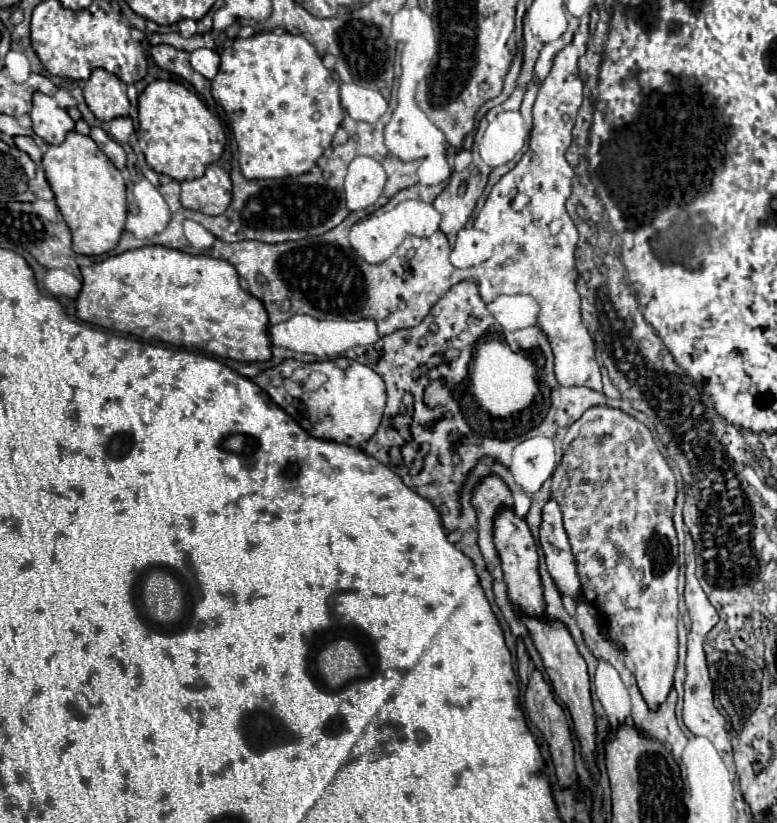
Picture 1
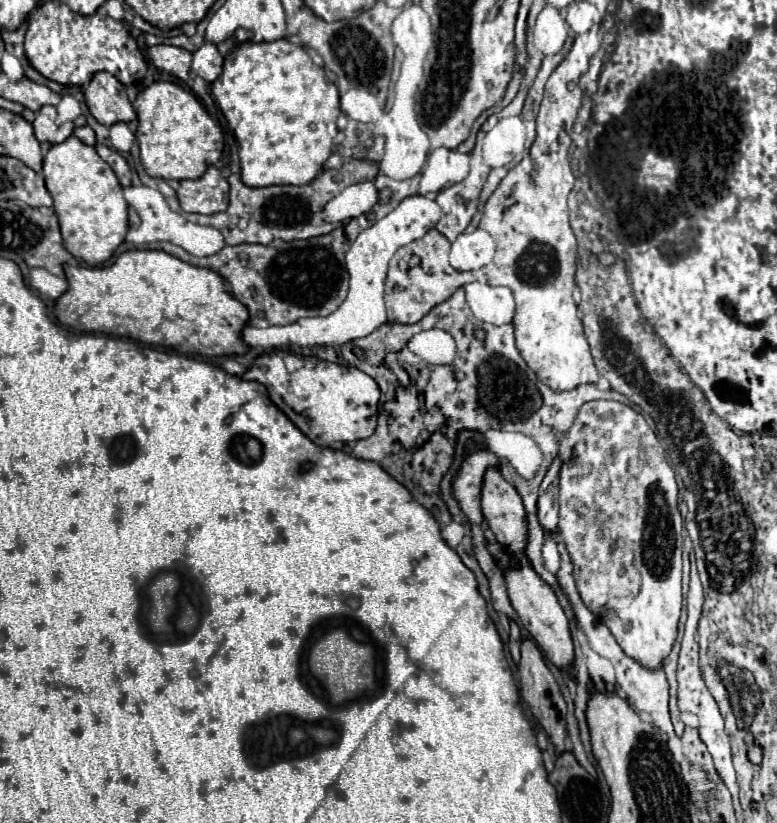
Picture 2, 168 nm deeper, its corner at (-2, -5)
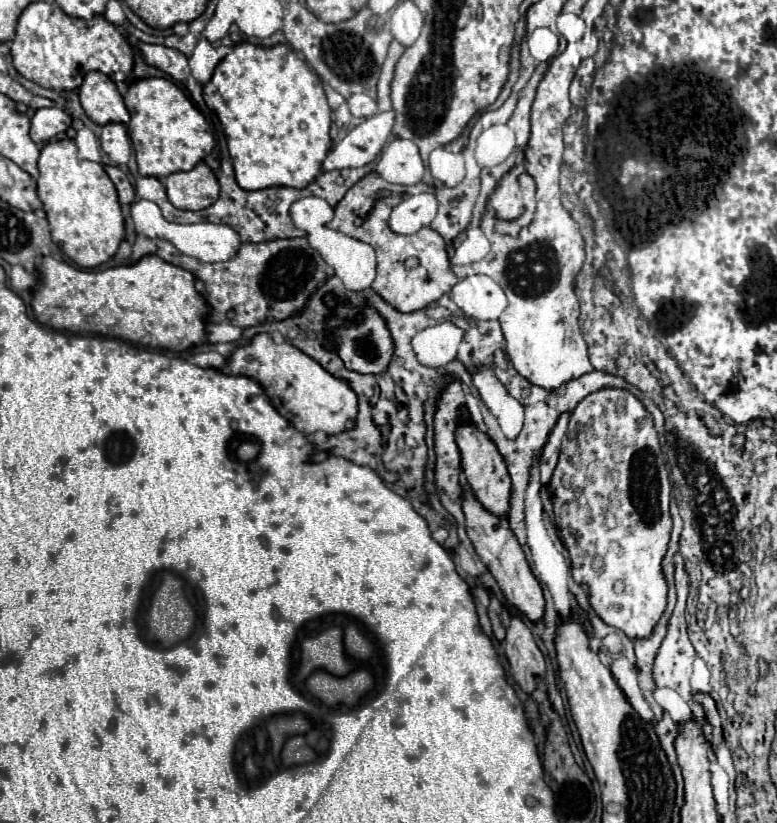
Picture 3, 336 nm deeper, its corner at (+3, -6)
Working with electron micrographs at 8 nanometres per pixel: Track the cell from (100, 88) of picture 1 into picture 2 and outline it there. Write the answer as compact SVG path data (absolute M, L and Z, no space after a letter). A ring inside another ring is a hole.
M96 73L84 89L84 98L90 113L102 125L110 127L118 121L130 123L136 119L124 85L110 73Z

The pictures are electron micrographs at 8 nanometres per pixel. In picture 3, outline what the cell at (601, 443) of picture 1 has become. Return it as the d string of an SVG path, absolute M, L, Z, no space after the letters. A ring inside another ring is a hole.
M599 390L595 394L589 394L587 398L583 398L577 408L573 410L571 418L569 418L569 428L567 434L563 436L563 444L561 444L561 454L559 454L559 462L557 468L553 472L553 478L549 482L549 490L553 496L553 512L555 512L555 526L559 530L559 536L569 552L571 558L571 572L573 572L573 580L579 586L587 588L587 596L589 596L589 604L591 608L597 612L597 616L607 624L613 626L617 630L621 630L627 638L635 640L635 638L649 638L657 626L657 622L661 620L661 616L665 614L667 608L667 578L663 574L663 558L667 554L667 546L669 546L669 538L671 538L671 514L669 514L669 502L671 502L671 482L665 470L665 462L661 456L661 448L659 448L659 436L653 428L653 418L651 414L643 408L643 404L627 390Z

